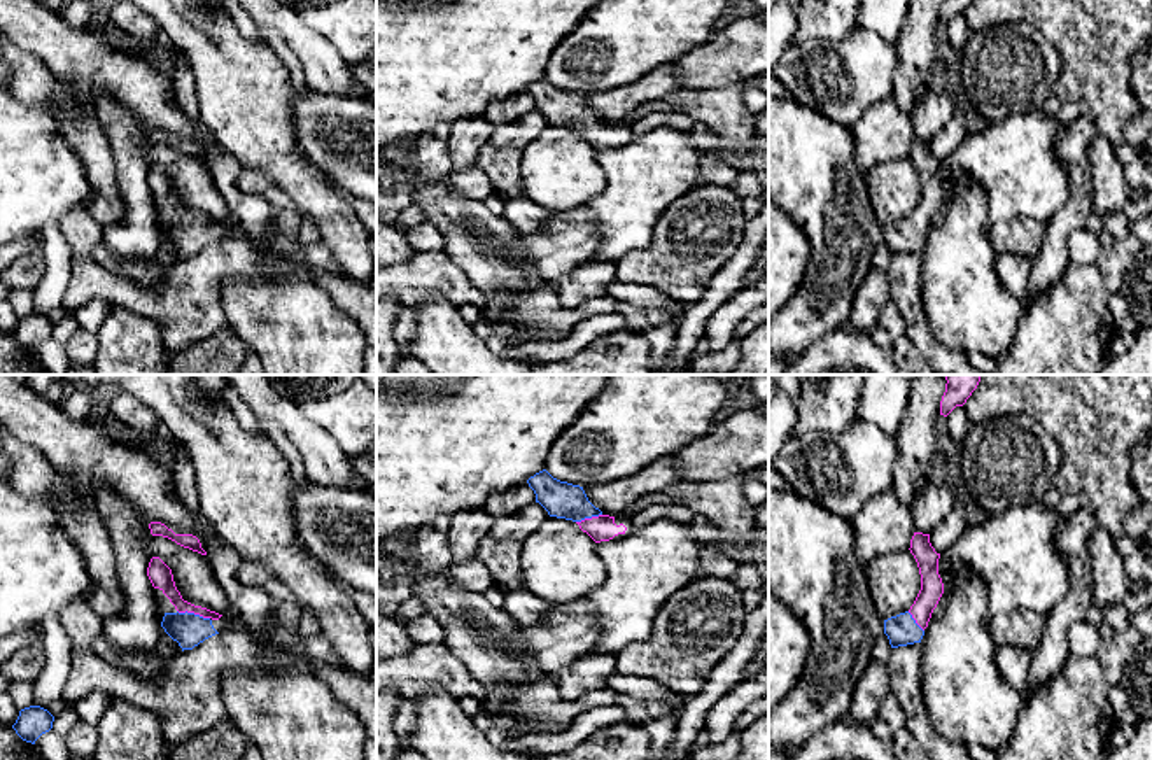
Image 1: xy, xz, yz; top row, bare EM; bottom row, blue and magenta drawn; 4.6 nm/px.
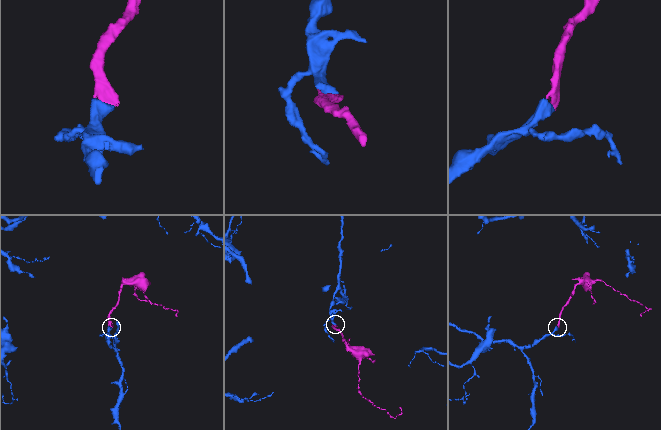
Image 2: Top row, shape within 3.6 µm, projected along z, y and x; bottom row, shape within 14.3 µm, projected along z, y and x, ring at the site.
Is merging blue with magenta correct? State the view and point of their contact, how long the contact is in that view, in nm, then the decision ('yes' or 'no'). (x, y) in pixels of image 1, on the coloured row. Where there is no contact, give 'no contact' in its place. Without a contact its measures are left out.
contact xy (193, 613); length 160 nm; yes

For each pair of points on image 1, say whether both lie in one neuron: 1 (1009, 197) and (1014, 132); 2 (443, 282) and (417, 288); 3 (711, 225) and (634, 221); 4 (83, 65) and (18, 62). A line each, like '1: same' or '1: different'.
1: same
2: same
3: different
4: different

